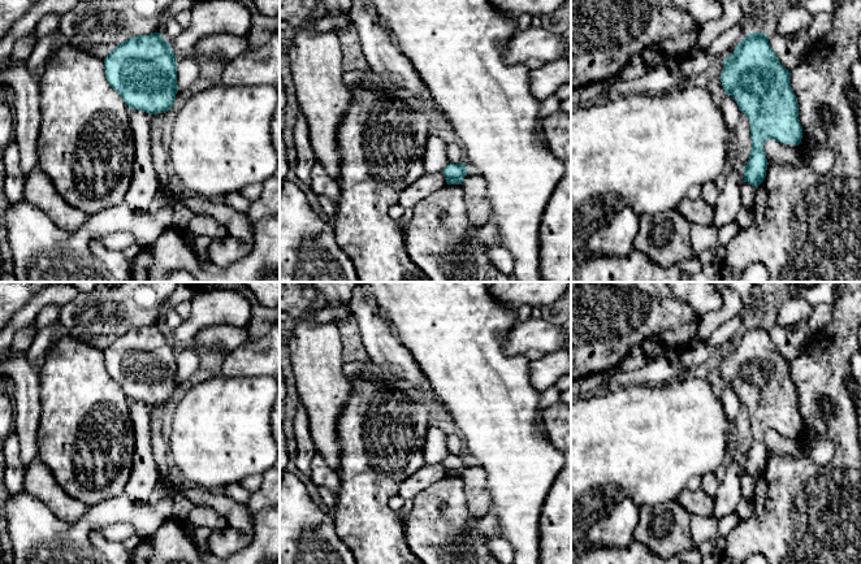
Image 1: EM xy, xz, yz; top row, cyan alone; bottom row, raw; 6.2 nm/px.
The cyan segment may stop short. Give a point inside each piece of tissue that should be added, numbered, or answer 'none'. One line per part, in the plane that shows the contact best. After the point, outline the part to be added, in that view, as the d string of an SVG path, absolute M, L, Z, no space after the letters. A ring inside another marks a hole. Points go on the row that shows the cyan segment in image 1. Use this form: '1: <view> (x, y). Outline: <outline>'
none

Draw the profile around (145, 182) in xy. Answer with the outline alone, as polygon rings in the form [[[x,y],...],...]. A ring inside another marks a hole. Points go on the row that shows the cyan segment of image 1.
[[[130,109],[130,122],[135,146],[135,159],[125,204],[139,214],[152,203],[160,182],[151,155],[152,114]]]

